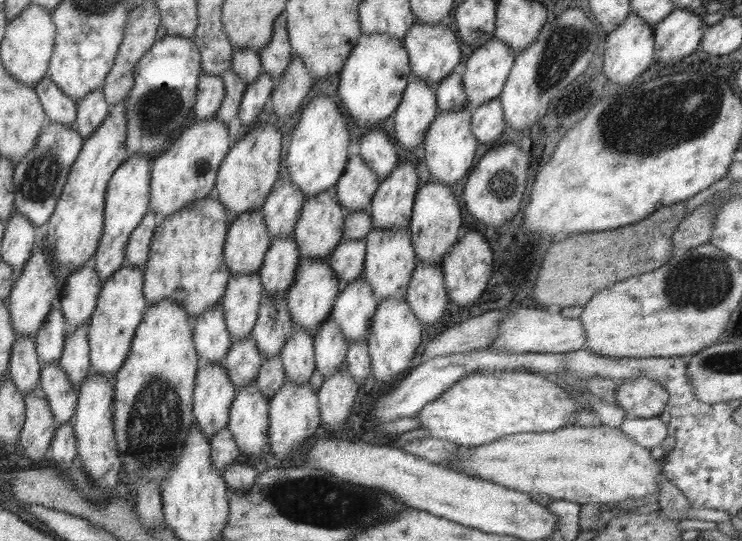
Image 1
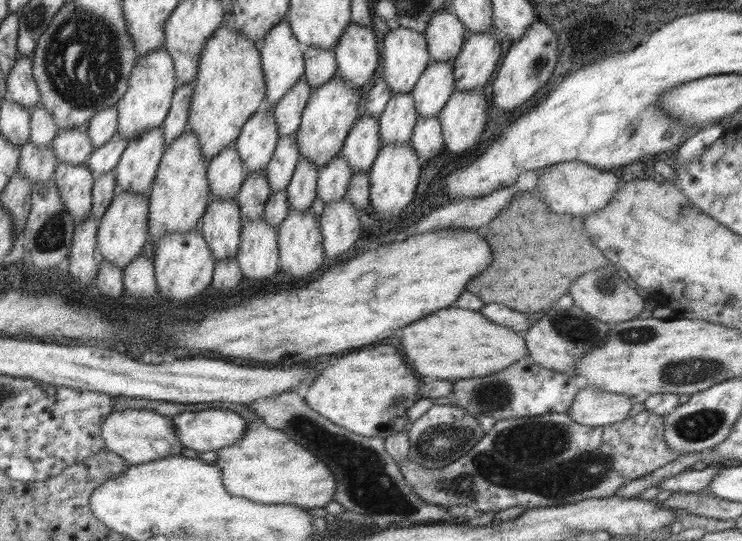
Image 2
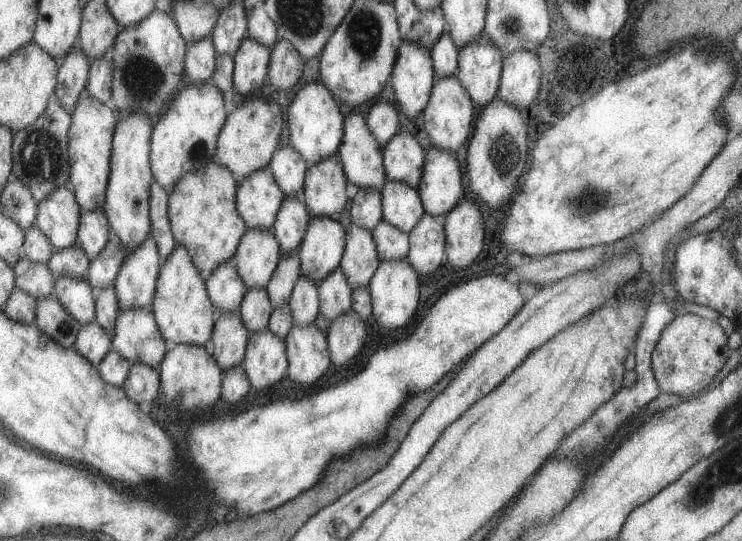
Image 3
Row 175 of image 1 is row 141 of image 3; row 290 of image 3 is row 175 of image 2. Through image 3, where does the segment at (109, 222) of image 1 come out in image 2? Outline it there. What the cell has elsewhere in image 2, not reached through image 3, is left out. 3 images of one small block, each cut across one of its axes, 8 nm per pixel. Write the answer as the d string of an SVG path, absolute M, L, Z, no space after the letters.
M157 48L145 56L136 58L127 79L128 88L121 99L114 105L118 112L118 127L116 133L101 146L94 148L86 162L92 175L101 176L105 172L112 172L115 168L127 141L154 126L160 126L170 107L173 94L178 87L174 73L172 59L165 48Z

